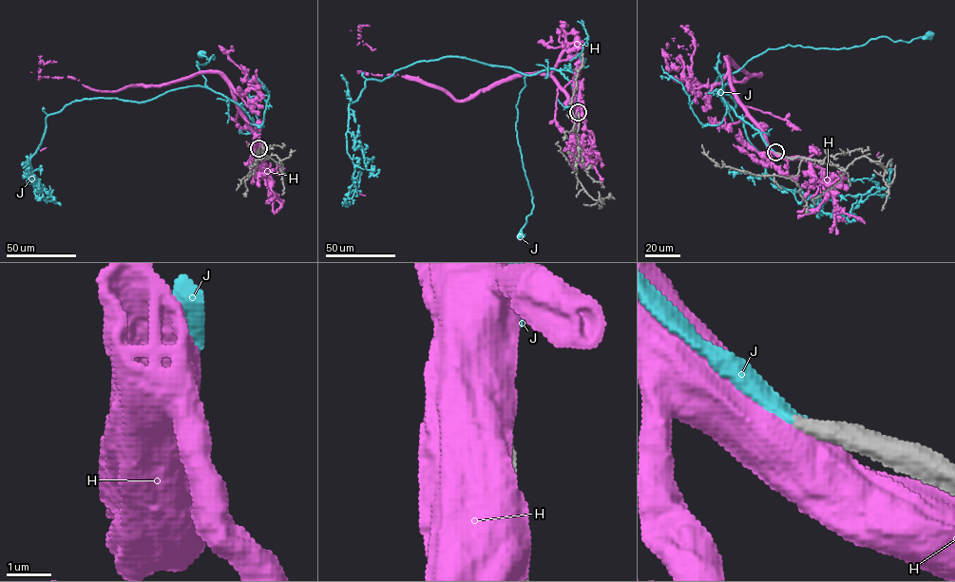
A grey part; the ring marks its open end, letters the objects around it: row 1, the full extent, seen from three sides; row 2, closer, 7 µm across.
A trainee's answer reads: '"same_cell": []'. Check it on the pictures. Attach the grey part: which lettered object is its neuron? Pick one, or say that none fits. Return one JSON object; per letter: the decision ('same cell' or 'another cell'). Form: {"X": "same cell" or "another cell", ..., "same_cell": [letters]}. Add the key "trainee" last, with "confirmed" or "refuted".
{"H": "another cell", "J": "same cell", "same_cell": ["J"], "trainee": "refuted"}

